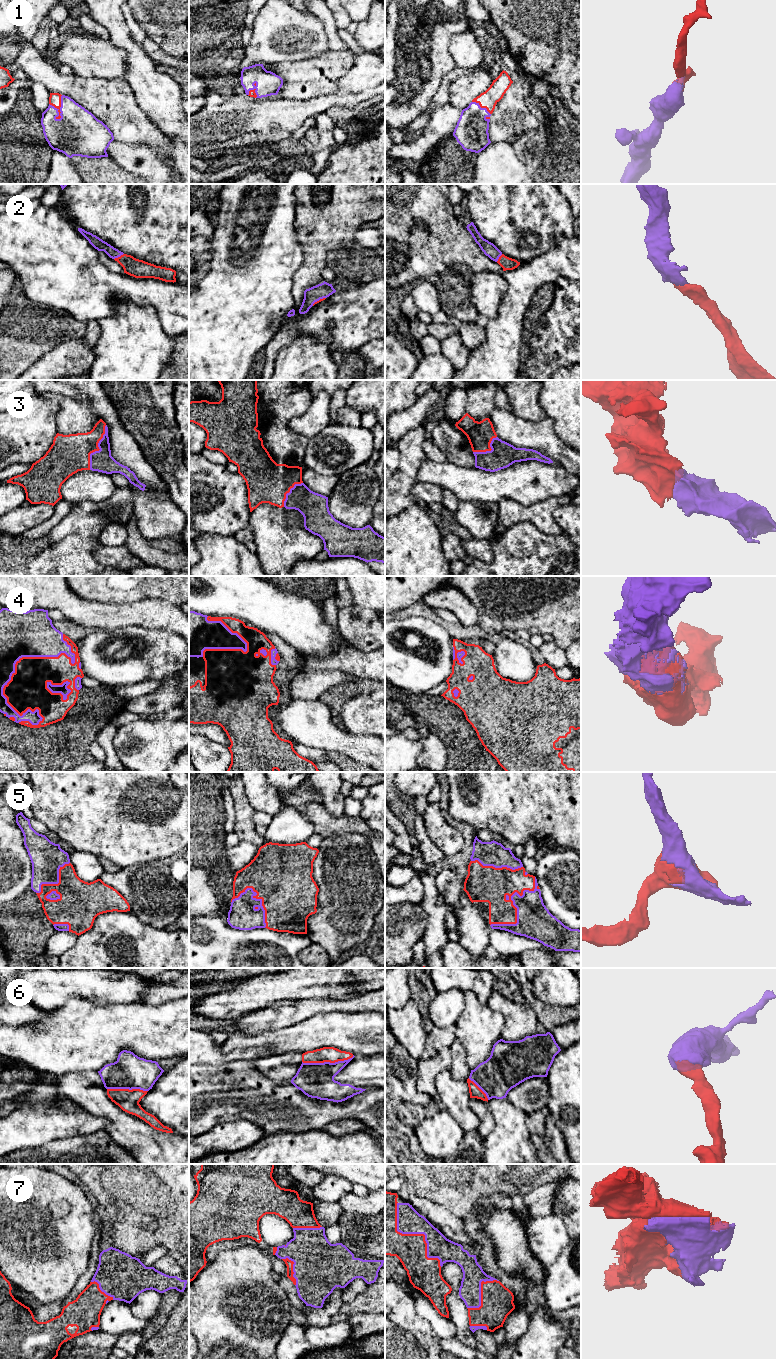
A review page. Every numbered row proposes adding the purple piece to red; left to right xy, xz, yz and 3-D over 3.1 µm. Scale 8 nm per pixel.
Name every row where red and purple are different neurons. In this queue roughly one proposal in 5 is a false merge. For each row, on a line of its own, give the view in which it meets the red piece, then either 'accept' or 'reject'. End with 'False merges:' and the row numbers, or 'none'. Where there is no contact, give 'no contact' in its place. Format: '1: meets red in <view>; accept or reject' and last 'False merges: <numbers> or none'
1: meets red in xy; accept
2: meets red in xy; accept
3: meets red in xy; accept
4: meets red in xy; accept
5: meets red in yz; accept
6: meets red in xz; accept
7: meets red in yz; accept
False merges: none

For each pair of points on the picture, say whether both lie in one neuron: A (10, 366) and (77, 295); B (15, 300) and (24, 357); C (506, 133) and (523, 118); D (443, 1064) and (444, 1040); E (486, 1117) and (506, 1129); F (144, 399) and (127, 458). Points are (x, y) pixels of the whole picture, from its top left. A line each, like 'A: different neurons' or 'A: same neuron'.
A: different neurons
B: same neuron
C: same neuron
D: different neurons
E: different neurons
F: different neurons

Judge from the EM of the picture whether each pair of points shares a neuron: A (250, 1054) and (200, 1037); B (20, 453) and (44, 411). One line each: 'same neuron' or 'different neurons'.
A: same neuron
B: same neuron

